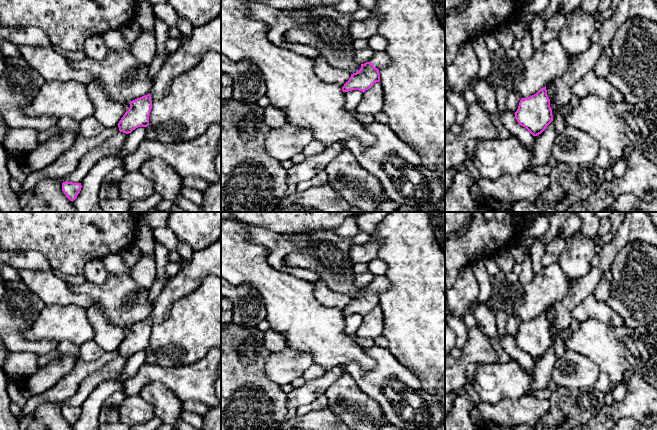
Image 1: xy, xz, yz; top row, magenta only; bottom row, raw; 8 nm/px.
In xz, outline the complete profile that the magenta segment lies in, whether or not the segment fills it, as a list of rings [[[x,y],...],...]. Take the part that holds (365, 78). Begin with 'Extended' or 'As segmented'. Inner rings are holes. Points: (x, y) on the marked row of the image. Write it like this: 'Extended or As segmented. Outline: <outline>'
Extended. Outline: [[[375,52],[370,62],[361,64],[358,72],[351,74],[349,80],[342,87],[343,92],[359,90],[365,92],[376,82],[380,82],[379,70],[390,64],[386,52]]]

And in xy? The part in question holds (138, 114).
Extended. Outline: [[[221,14],[207,24],[194,27],[186,41],[169,54],[149,93],[130,102],[130,108],[118,123],[119,131],[129,134],[138,127],[147,127],[152,103],[164,97],[173,80],[194,68],[210,51],[221,54]]]

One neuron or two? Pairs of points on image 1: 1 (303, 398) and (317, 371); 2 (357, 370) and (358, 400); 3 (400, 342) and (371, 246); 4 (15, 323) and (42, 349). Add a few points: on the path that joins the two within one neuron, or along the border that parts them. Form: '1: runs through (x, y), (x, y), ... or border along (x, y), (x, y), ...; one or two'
1: border along (326, 371), (318, 377), (306, 380); two
2: border along (345, 371), (374, 400); two
3: border along (369, 240), (379, 242), (376, 258); two
4: runs through (15, 332), (26, 345), (33, 346); one

